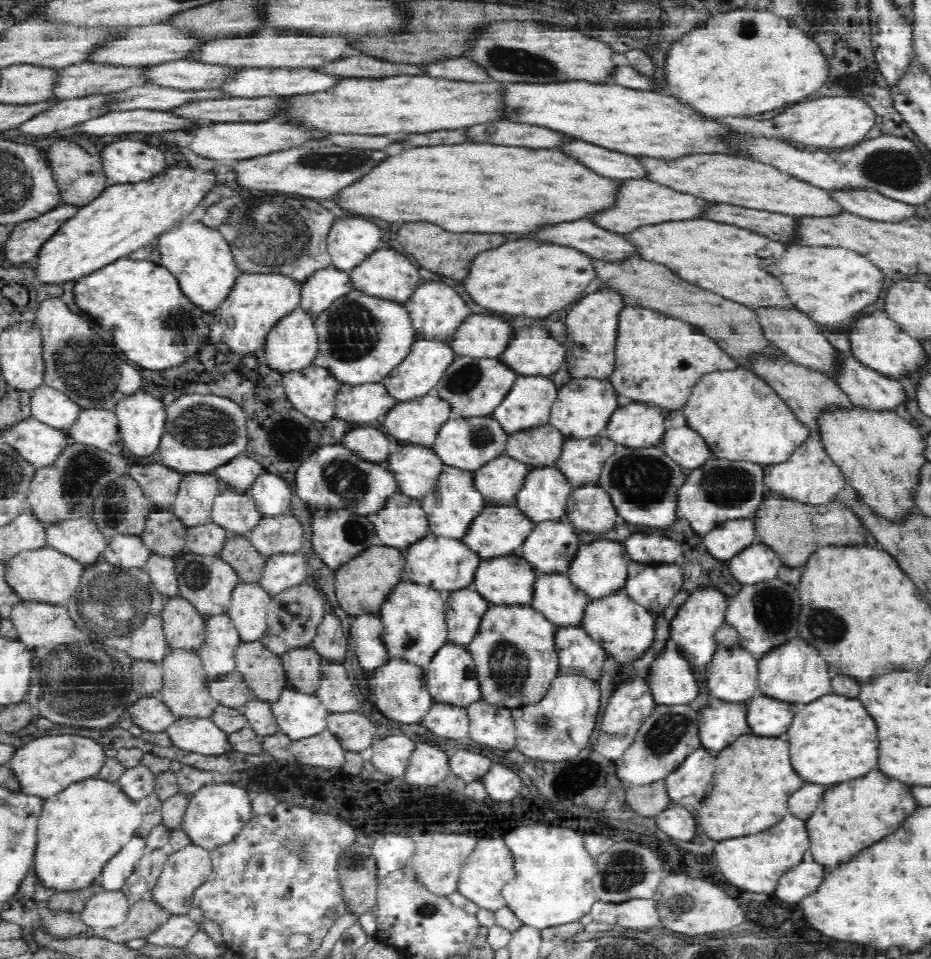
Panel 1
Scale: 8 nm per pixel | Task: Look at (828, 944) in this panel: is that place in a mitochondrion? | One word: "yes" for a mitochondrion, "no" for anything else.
no

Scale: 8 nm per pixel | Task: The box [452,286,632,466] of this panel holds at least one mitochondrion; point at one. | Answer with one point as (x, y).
(480, 437)

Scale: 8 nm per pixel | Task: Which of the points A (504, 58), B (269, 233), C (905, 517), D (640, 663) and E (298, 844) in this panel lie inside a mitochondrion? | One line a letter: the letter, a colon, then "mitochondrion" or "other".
A: mitochondrion
B: mitochondrion
C: other
D: other
E: mitochondrion

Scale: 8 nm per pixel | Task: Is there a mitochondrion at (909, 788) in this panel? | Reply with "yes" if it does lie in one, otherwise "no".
no

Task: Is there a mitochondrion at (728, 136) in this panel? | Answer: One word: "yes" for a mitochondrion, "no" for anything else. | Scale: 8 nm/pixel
no

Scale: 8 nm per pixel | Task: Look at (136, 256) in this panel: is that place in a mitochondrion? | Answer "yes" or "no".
no

